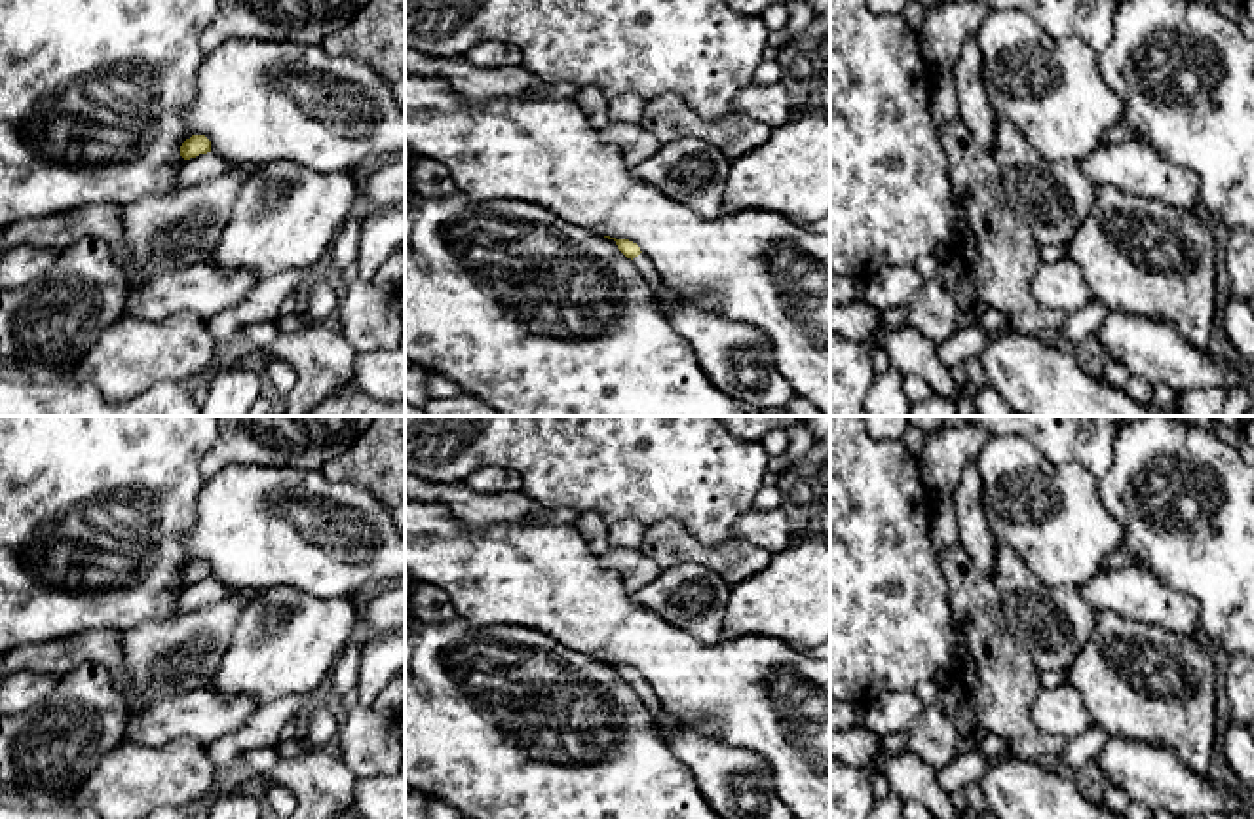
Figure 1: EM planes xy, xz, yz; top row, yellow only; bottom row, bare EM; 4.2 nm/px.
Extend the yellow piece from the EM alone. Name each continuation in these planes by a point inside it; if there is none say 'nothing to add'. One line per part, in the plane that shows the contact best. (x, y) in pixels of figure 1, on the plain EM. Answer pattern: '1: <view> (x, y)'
1: xz (643, 688)

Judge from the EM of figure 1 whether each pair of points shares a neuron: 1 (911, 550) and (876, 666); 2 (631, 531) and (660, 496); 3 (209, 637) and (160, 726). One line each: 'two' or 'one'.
1: one
2: two
3: two

